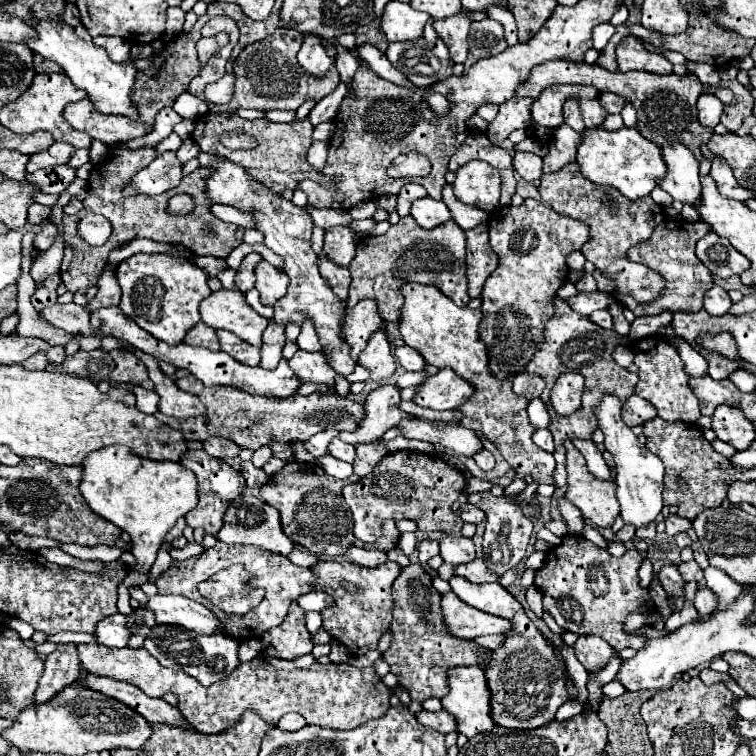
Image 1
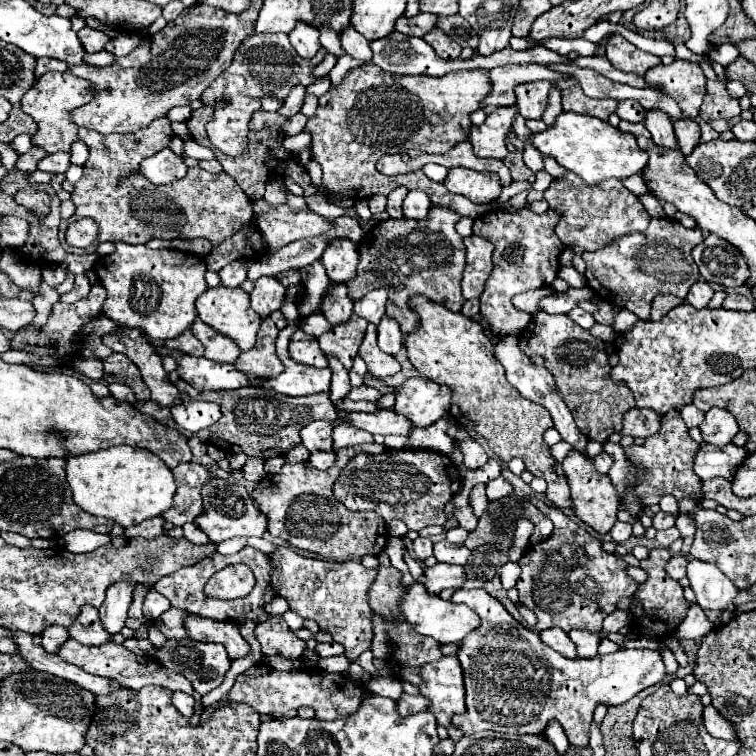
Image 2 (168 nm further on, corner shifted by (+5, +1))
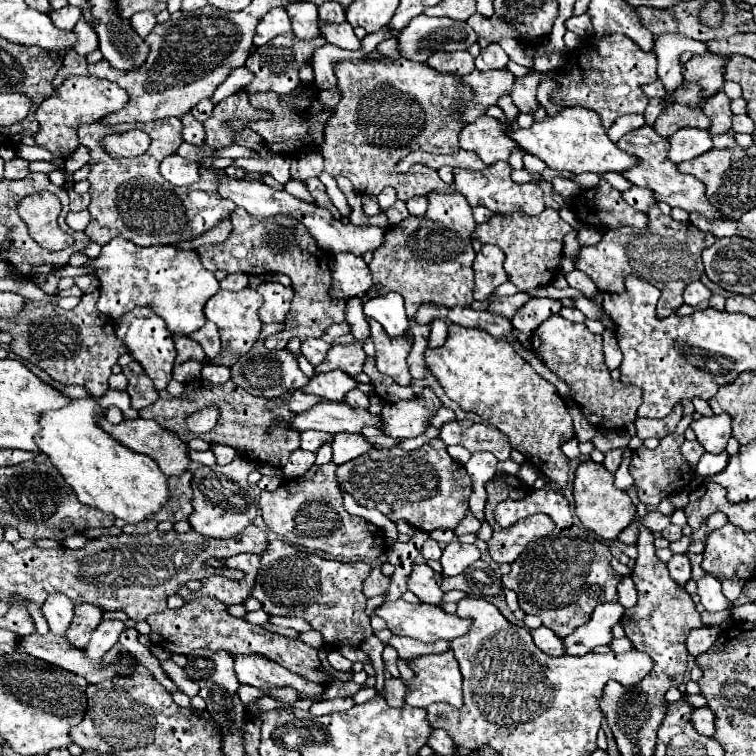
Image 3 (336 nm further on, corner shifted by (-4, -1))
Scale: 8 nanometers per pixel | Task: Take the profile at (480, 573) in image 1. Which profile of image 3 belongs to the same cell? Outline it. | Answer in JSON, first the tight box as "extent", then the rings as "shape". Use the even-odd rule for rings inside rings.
{"extent":[407,563,443,605],"shape":[[[425,563],[413,565],[407,589],[415,593],[423,603],[437,605],[443,599],[443,591],[439,589],[439,573],[433,573],[433,569]]]}

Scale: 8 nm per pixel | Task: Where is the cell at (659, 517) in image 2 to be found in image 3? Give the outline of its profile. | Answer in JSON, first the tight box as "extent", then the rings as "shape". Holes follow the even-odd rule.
{"extent":[641,509,671,533],"shape":[[[653,509],[645,517],[641,517],[641,523],[643,523],[643,527],[647,527],[649,531],[655,533],[655,531],[663,531],[671,523],[671,519],[667,515],[663,515],[663,513]]]}

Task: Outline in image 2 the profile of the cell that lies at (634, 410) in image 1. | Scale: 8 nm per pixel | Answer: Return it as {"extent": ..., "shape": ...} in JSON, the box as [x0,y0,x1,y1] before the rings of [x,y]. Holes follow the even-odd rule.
{"extent":[622,409,660,437],"shape":[[[630,409],[624,419],[622,419],[622,435],[632,435],[632,437],[648,437],[660,427],[660,417],[656,411],[650,409]]]}

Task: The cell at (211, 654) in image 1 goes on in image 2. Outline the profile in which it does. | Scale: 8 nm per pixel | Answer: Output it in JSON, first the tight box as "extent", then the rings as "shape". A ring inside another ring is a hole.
{"extent":[154,639,230,695],"shape":[[[168,639],[162,647],[156,649],[154,653],[156,661],[162,663],[170,671],[182,673],[186,679],[192,681],[192,687],[200,693],[206,695],[212,689],[216,689],[222,681],[226,671],[230,669],[230,659],[226,649],[220,643],[200,643],[194,639]]]}

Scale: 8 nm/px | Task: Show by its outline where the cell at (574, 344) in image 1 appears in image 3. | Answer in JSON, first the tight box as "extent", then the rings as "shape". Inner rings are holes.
{"extent":[531,315,643,431],"shape":[[[551,315],[533,331],[531,349],[571,387],[571,399],[597,431],[623,431],[637,419],[643,391],[635,385],[623,385],[623,381],[611,379],[603,361],[601,335],[591,333],[583,323],[571,323],[561,315]]]}

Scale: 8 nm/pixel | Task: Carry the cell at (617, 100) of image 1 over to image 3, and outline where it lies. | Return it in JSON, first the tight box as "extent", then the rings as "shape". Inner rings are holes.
{"extent":[645,99,663,125],"shape":[[[651,99],[649,105],[647,105],[647,109],[645,109],[645,121],[647,121],[647,125],[653,125],[655,119],[661,115],[661,111],[663,111],[661,99]]]}

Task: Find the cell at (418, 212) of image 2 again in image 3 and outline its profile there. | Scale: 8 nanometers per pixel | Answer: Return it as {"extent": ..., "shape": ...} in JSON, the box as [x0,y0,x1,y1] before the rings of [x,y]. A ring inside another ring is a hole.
{"extent":[405,197,427,215],"shape":[[[411,197],[405,201],[409,215],[423,215],[427,211],[427,199],[425,197]]]}

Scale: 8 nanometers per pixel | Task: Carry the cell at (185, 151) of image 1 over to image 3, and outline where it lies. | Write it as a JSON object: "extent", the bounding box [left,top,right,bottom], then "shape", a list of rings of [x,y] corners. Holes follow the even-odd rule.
{"extent":[233,157,291,183],"shape":[[[271,157],[271,159],[235,159],[233,165],[243,167],[247,171],[257,171],[257,173],[267,173],[273,179],[277,179],[279,183],[287,183],[291,179],[289,175],[289,157]]]}

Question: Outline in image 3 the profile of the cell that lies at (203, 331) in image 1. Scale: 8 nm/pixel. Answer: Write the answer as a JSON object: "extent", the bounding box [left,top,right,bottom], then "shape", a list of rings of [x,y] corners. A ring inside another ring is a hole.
{"extent":[173,335,207,365],"shape":[[[173,335],[175,341],[175,349],[177,349],[177,365],[185,363],[185,361],[207,361],[201,345],[185,335]]]}

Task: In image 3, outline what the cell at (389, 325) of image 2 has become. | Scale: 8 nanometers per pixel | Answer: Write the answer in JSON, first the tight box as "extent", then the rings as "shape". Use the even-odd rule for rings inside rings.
{"extent":[363,293,409,337],"shape":[[[399,293],[379,295],[379,297],[363,303],[363,311],[369,319],[373,317],[375,321],[379,321],[389,337],[399,337],[399,335],[407,333],[409,319],[405,315],[403,297],[399,297]]]}

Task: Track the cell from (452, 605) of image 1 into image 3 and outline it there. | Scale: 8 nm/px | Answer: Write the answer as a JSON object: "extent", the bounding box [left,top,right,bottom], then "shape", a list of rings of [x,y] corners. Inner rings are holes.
{"extent":[375,599,471,643],"shape":[[[397,599],[397,601],[389,601],[389,603],[383,603],[381,607],[375,609],[375,615],[381,617],[385,623],[387,623],[387,629],[395,635],[407,635],[411,639],[417,639],[417,641],[423,641],[423,643],[433,643],[437,639],[445,639],[445,641],[451,641],[463,633],[467,633],[467,629],[471,627],[471,621],[467,619],[459,619],[457,615],[447,615],[441,607],[437,605],[427,605],[427,603],[421,603],[421,605],[413,605],[413,603],[405,603],[403,599]]]}

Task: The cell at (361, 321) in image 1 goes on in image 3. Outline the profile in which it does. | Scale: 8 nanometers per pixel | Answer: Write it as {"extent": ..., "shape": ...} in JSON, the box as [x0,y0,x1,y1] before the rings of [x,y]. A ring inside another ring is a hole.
{"extent":[315,341,365,377],"shape":[[[357,341],[353,345],[347,345],[347,347],[333,345],[329,349],[327,357],[323,359],[323,363],[319,363],[315,367],[315,371],[317,373],[327,373],[327,371],[341,369],[347,375],[355,377],[363,371],[363,361],[365,361],[365,353],[363,353],[363,347],[361,347],[361,341]]]}

